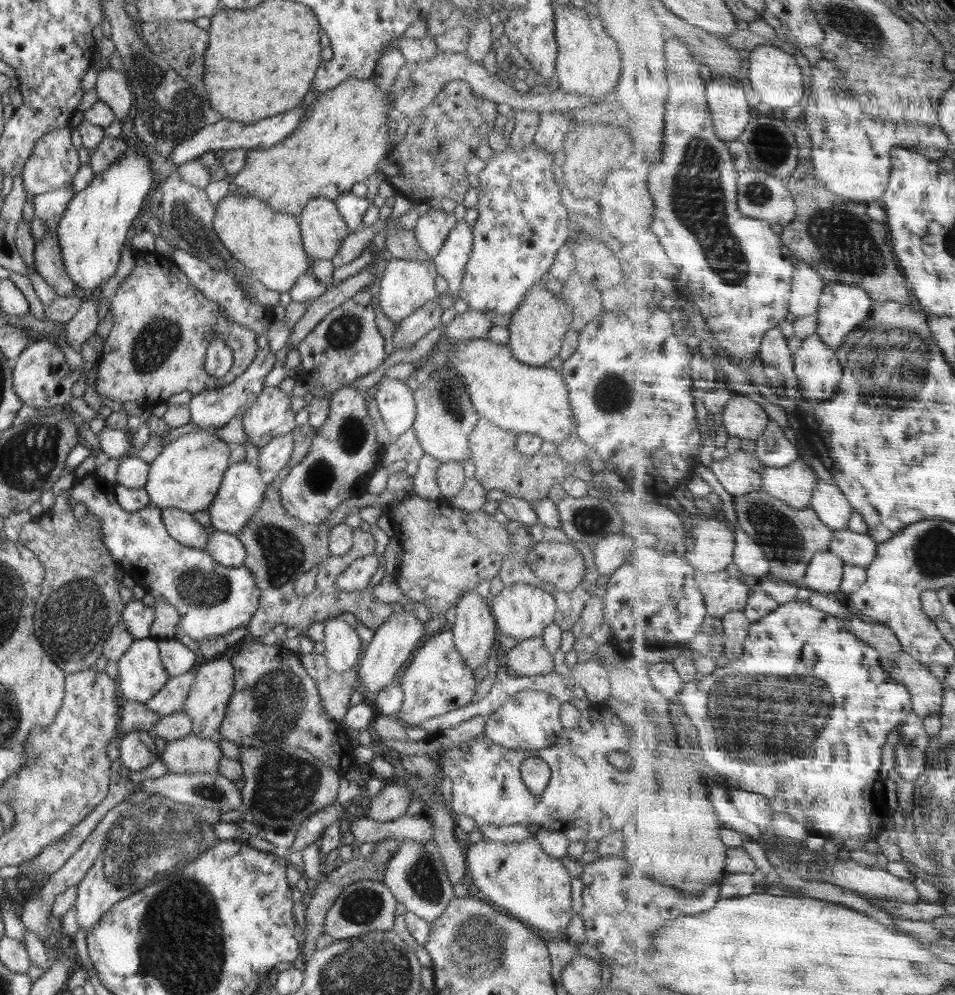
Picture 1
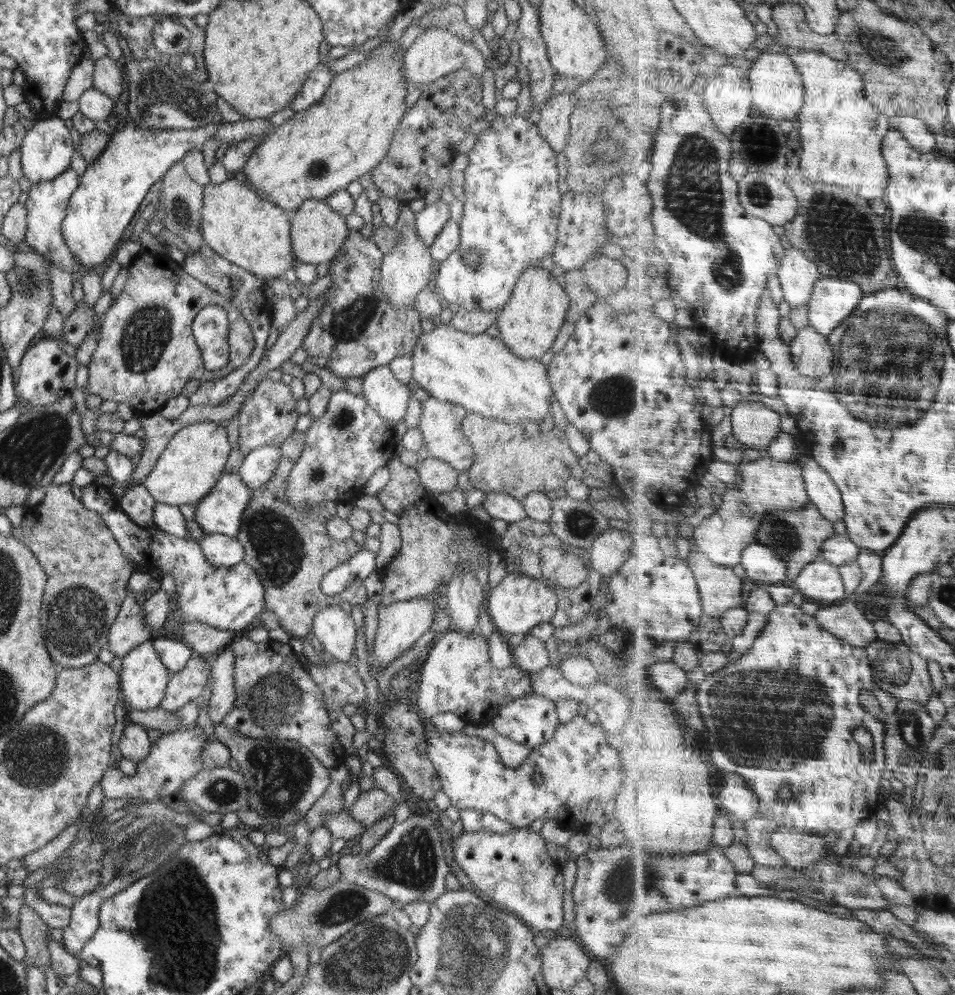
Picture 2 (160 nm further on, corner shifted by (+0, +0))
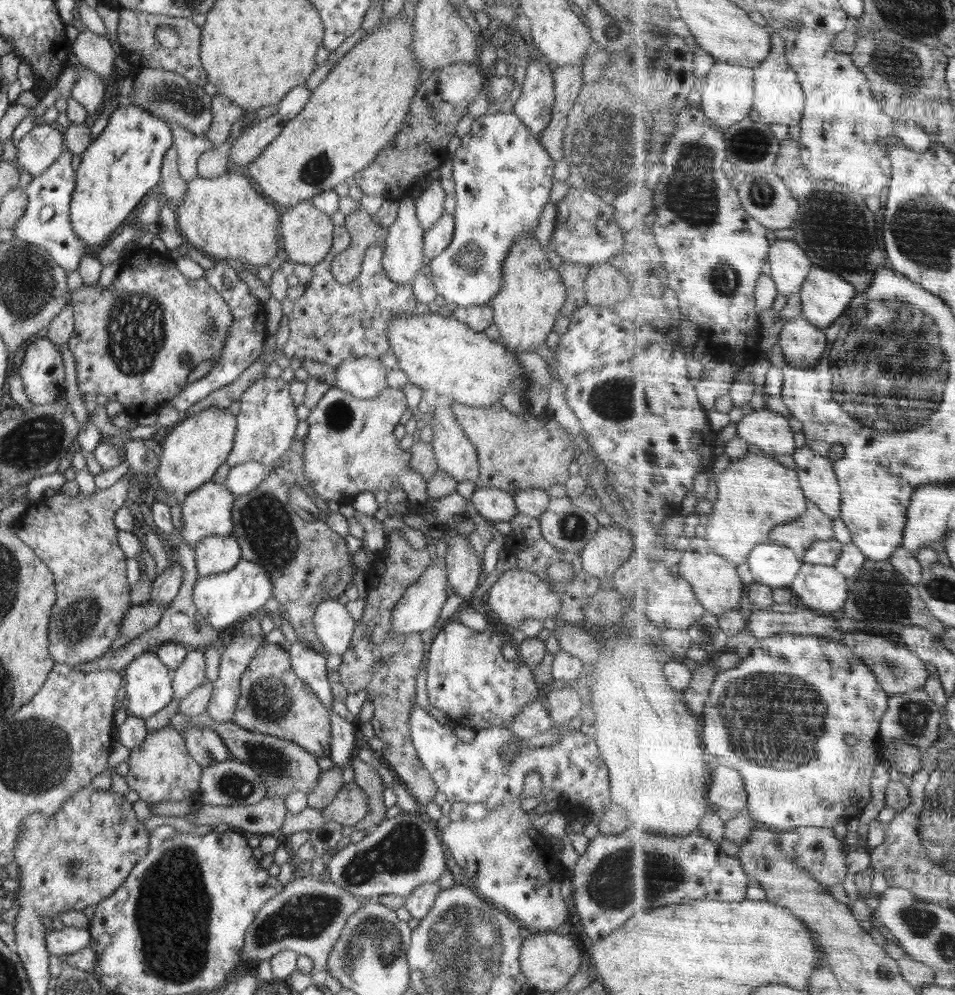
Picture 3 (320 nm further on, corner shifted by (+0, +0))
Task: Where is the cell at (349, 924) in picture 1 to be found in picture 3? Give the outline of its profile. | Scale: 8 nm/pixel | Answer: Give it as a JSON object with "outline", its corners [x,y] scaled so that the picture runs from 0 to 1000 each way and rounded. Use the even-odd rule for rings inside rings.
{"outline":[[[327,880],[305,884],[296,890],[295,896],[292,896],[291,901],[276,907],[268,925],[262,929],[262,933],[258,937],[255,951],[253,951],[253,964],[258,964],[260,968],[270,968],[283,966],[287,960],[297,955],[310,957],[310,959],[320,960],[329,966],[327,979],[331,983],[335,977],[341,976],[342,964],[359,937],[360,929],[364,927],[364,923],[369,919],[373,919],[381,911],[381,906],[383,906],[381,903],[366,898],[348,885],[337,886]]]}

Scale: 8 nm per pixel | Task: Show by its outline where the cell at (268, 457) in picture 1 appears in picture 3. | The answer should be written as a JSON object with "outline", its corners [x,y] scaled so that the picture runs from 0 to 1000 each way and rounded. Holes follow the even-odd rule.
{"outline":[[[262,463],[242,470],[235,482],[235,489],[241,491],[245,498],[258,497],[270,490],[285,472],[284,467]]]}

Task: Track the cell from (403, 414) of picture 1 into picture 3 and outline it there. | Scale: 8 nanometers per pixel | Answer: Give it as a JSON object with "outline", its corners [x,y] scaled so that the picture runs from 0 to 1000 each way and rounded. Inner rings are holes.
{"outline":[[[397,360],[360,361],[351,369],[351,389],[373,400],[394,400],[406,390],[404,373]]]}

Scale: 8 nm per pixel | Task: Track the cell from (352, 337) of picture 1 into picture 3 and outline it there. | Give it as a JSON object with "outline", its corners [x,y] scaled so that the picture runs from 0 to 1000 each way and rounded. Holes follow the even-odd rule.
{"outline":[[[360,226],[351,227],[347,250],[339,261],[327,266],[329,276],[326,281],[319,284],[318,295],[311,303],[308,303],[306,314],[301,318],[304,337],[295,352],[297,358],[303,362],[305,360],[331,362],[331,364],[339,364],[353,369],[360,361],[377,359],[396,361],[399,356],[409,354],[409,346],[404,338],[405,326],[414,321],[414,318],[436,314],[437,299],[434,297],[430,286],[414,284],[403,275],[399,264],[401,258],[401,248],[399,247],[390,246],[383,250],[377,275],[369,283],[364,285],[351,283],[350,276],[347,274],[348,260],[368,246],[368,237],[362,235],[360,228]]]}

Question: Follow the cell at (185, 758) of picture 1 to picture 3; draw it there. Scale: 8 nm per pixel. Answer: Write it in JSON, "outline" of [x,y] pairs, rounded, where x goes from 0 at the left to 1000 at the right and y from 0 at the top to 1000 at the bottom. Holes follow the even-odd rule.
{"outline":[[[178,728],[166,734],[154,735],[150,747],[136,755],[133,766],[135,774],[130,782],[147,804],[158,808],[175,804],[188,806],[207,799],[213,772],[199,760],[191,739]]]}

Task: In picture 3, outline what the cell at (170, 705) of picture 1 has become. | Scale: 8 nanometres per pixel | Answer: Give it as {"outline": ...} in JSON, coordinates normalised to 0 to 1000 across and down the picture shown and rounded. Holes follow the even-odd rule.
{"outline":[[[197,652],[188,669],[181,674],[182,699],[180,704],[193,704],[203,691],[207,691],[217,683],[214,663],[213,652]]]}

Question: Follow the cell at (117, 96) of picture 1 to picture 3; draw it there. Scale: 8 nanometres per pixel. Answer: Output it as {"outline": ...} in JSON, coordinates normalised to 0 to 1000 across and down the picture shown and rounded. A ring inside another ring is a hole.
{"outline":[[[90,28],[83,32],[76,42],[76,53],[83,62],[96,72],[103,74],[109,82],[113,82],[120,71],[121,53],[110,36]]]}

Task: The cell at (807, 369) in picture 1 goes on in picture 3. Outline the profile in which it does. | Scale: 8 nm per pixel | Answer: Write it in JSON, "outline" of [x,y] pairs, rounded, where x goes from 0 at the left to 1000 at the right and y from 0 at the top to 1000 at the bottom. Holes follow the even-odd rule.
{"outline":[[[843,318],[827,321],[816,339],[824,366],[844,371],[857,368],[866,346],[866,333],[850,326]]]}

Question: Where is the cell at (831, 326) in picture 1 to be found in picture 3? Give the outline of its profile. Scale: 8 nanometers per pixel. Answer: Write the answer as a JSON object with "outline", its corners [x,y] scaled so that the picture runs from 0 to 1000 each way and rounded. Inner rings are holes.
{"outline":[[[853,266],[838,296],[841,299],[841,317],[850,326],[865,332],[891,309],[899,291],[882,277]]]}

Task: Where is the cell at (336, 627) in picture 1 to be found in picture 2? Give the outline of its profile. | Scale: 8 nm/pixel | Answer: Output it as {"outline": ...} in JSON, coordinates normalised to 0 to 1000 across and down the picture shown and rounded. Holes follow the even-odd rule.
{"outline":[[[350,608],[329,618],[326,634],[347,657],[348,664],[362,665],[372,657],[373,633],[363,610]]]}

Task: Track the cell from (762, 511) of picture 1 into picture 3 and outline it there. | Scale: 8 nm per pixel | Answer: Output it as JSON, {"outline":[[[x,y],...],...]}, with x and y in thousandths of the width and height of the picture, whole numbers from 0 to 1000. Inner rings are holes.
{"outline":[[[851,504],[847,512],[831,525],[813,530],[806,538],[807,544],[830,551],[842,566],[844,554],[854,545],[875,541],[874,520],[864,516]]]}

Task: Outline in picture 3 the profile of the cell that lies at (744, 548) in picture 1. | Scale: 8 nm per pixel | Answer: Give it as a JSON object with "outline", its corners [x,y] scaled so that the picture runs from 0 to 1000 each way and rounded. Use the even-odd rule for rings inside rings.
{"outline":[[[807,543],[795,547],[783,565],[790,583],[810,592],[827,590],[842,567],[830,551]]]}

